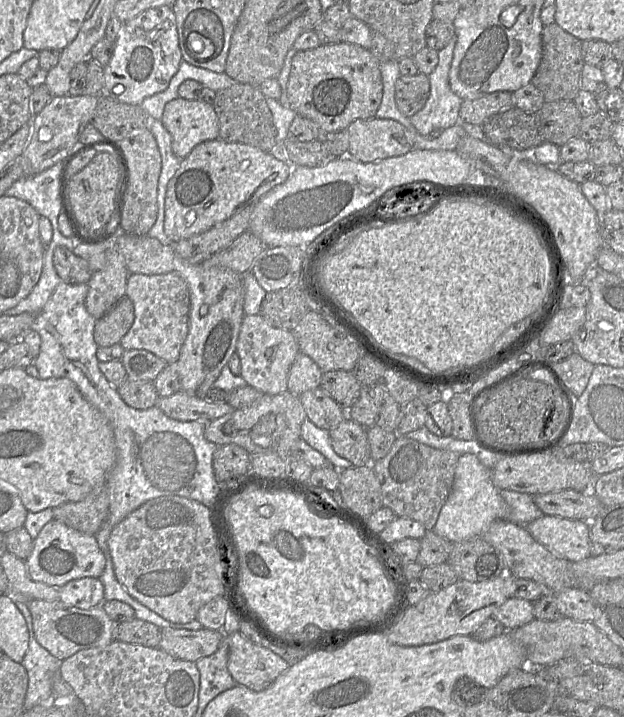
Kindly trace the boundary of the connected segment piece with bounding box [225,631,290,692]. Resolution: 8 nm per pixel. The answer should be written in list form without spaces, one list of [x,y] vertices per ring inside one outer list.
[[[239,631],[228,637],[228,671],[232,678],[248,689],[267,689],[290,665],[268,648],[247,640]]]

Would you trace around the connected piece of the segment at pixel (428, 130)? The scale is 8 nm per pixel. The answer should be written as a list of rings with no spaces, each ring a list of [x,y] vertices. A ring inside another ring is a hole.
[[[456,35],[438,50],[438,63],[428,75],[429,97],[418,112],[410,117],[418,133],[430,135],[460,122],[459,111],[463,99],[453,92],[449,84],[449,71],[456,46]]]

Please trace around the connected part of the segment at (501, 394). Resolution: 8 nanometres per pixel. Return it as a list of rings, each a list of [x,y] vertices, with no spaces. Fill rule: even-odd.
[[[516,378],[483,394],[475,403],[478,432],[482,440],[502,448],[541,446],[562,429],[568,405],[557,386],[538,379]]]

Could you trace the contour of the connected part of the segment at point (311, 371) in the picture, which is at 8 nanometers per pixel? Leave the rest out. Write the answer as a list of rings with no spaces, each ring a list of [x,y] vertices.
[[[299,353],[288,373],[288,392],[300,397],[304,392],[320,386],[322,370],[307,355]]]

